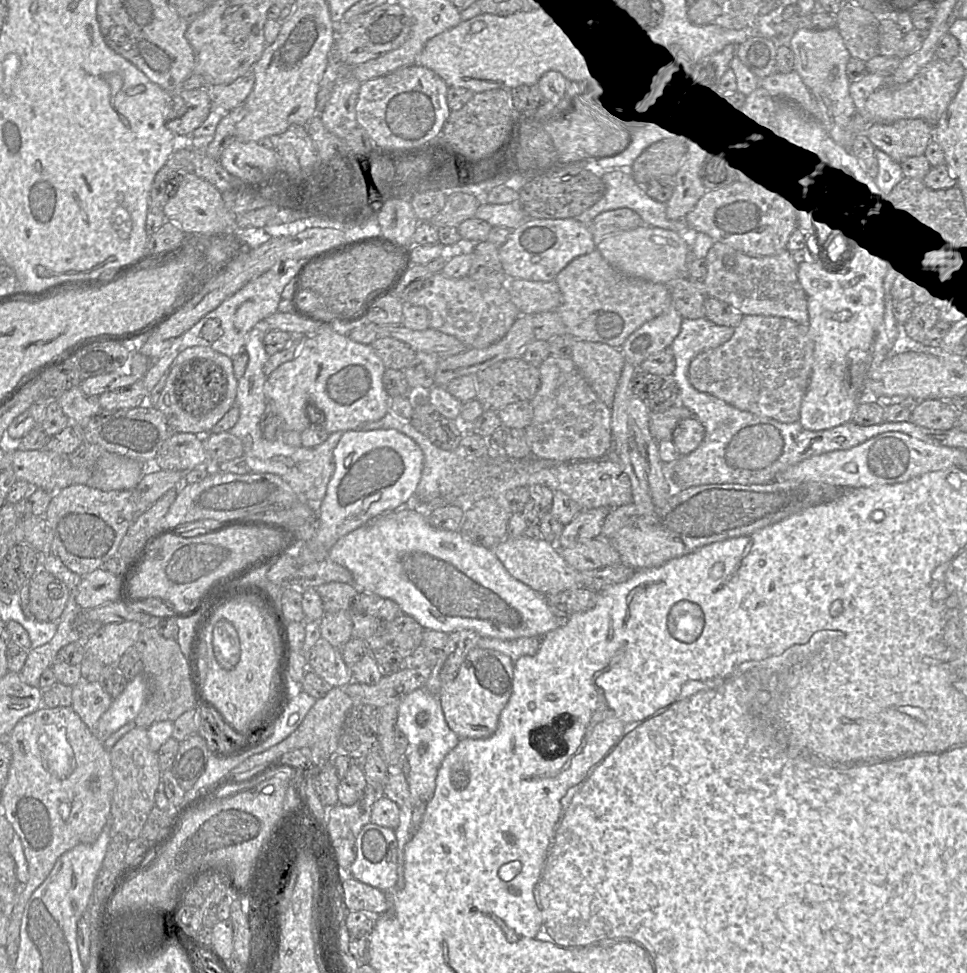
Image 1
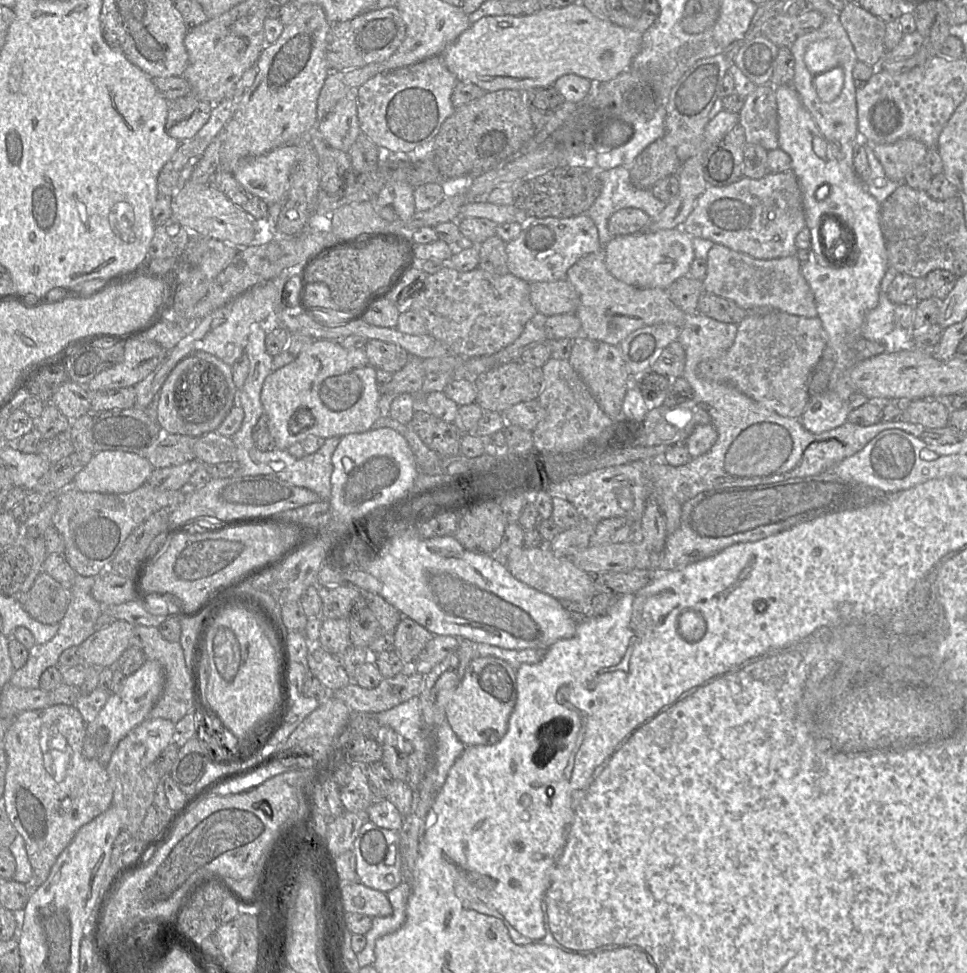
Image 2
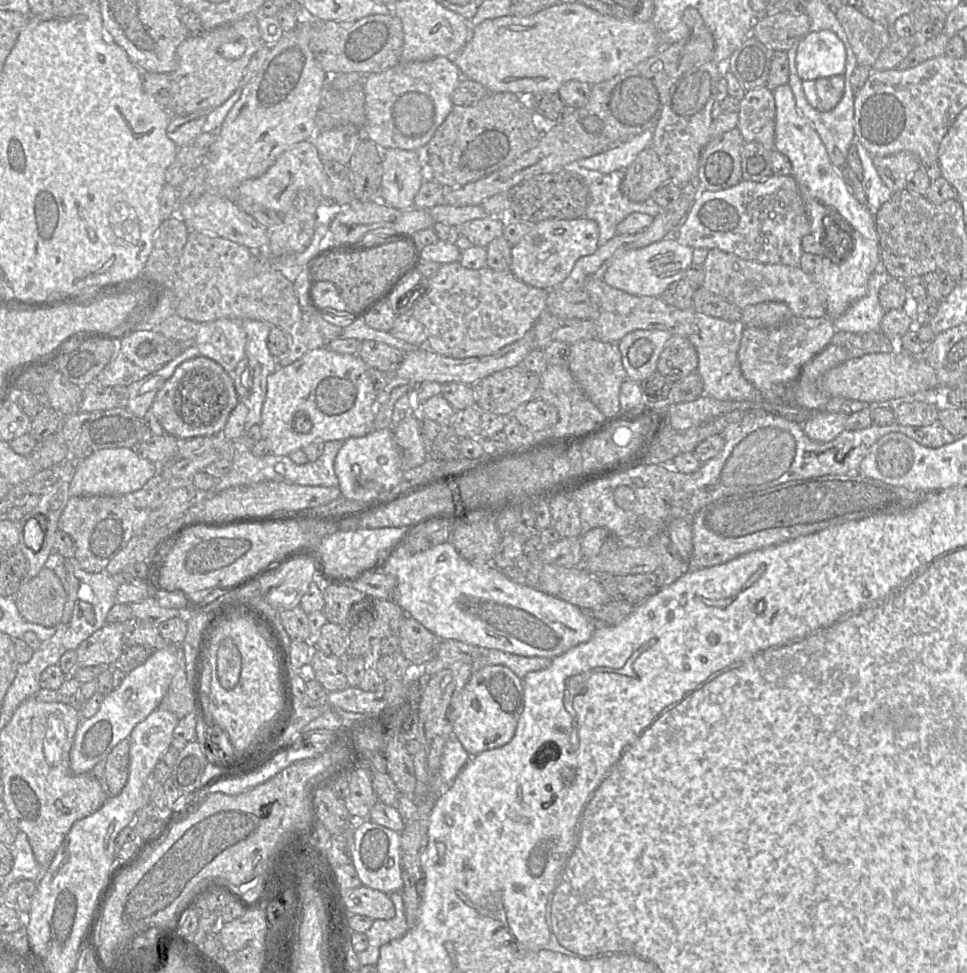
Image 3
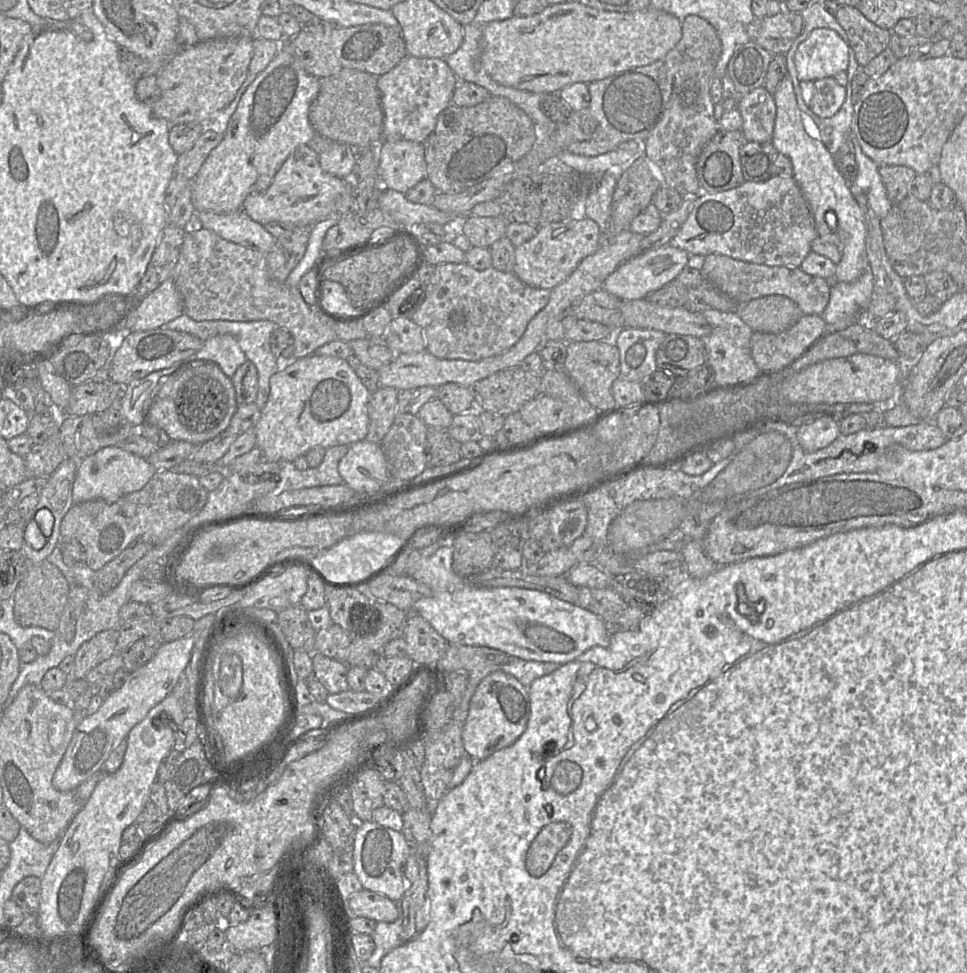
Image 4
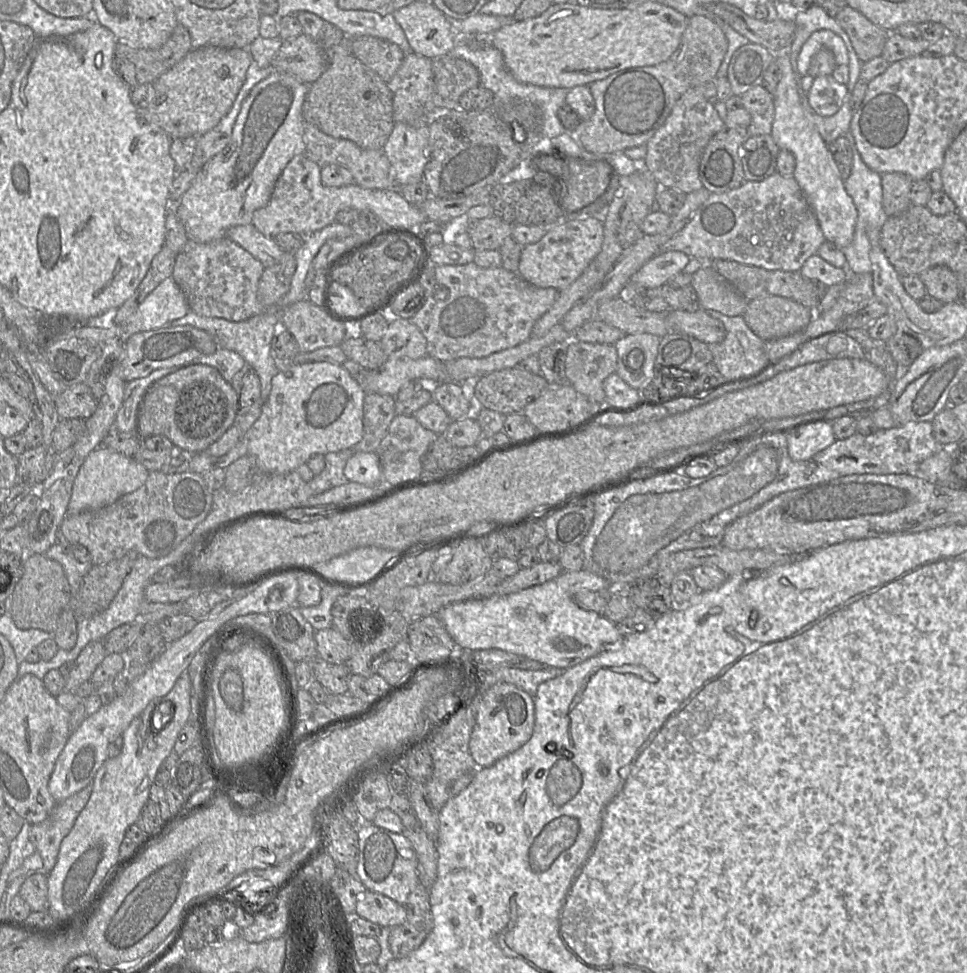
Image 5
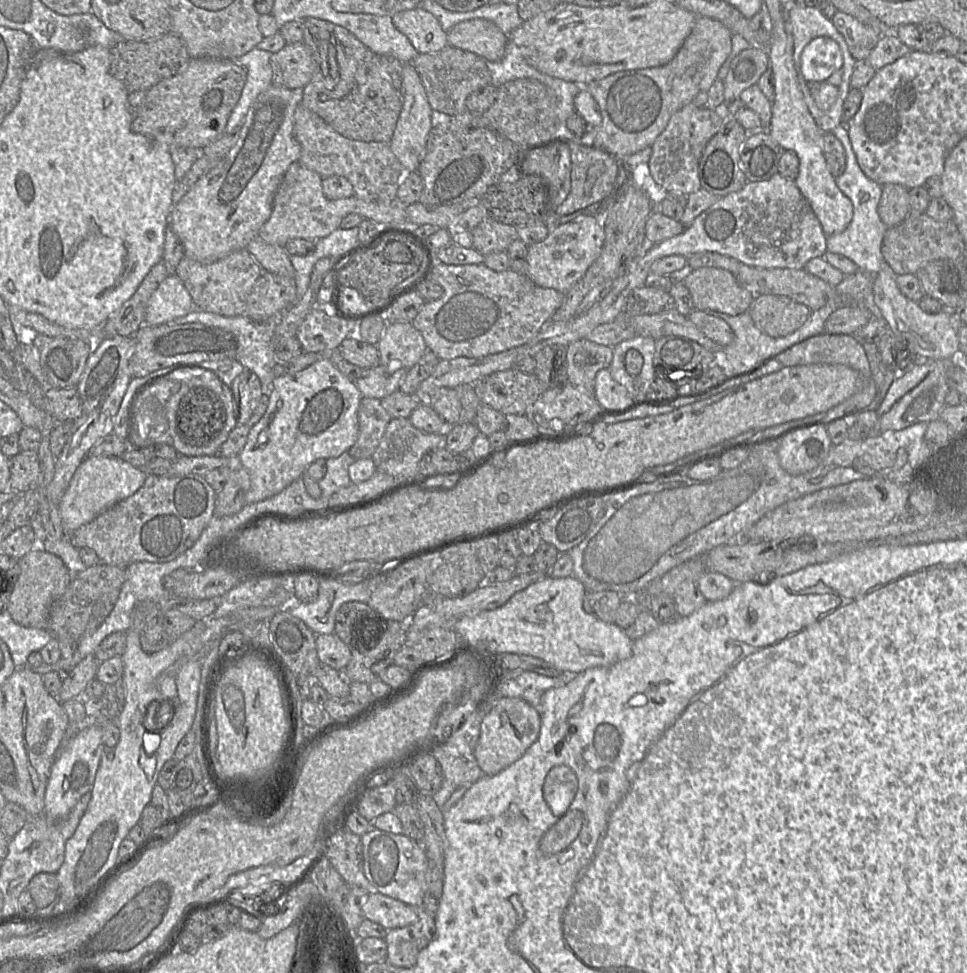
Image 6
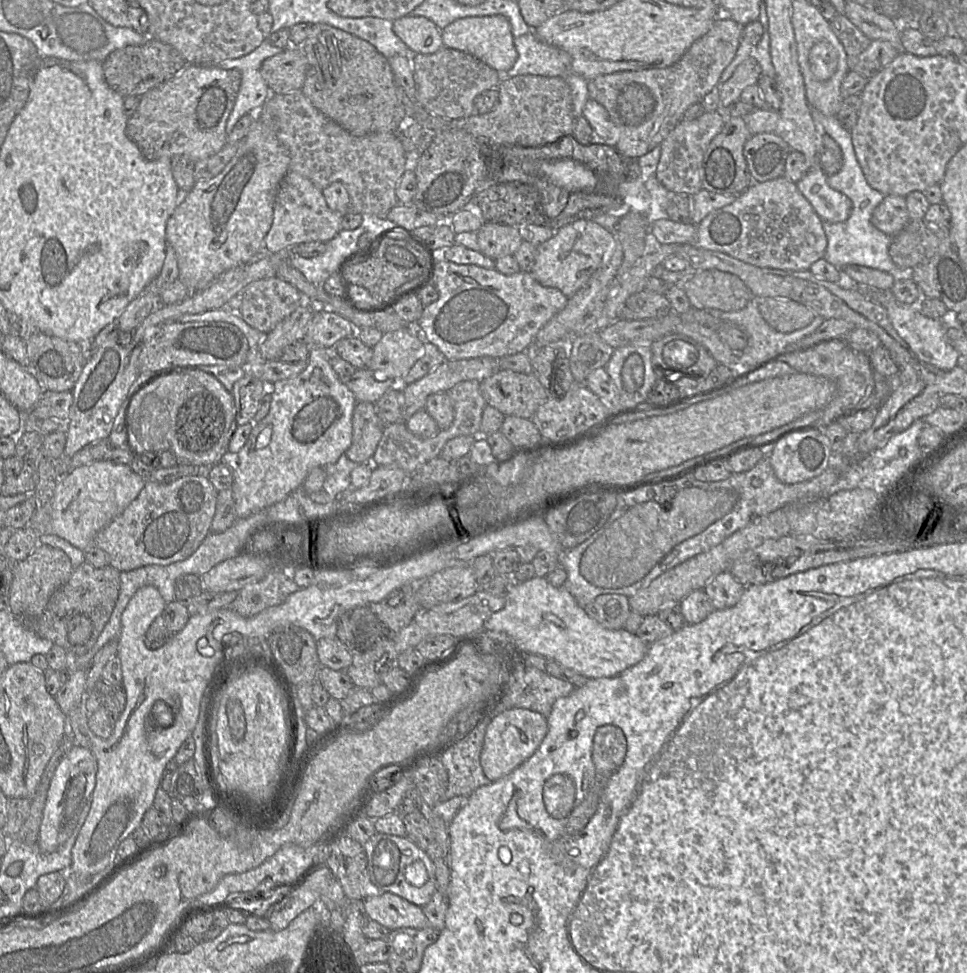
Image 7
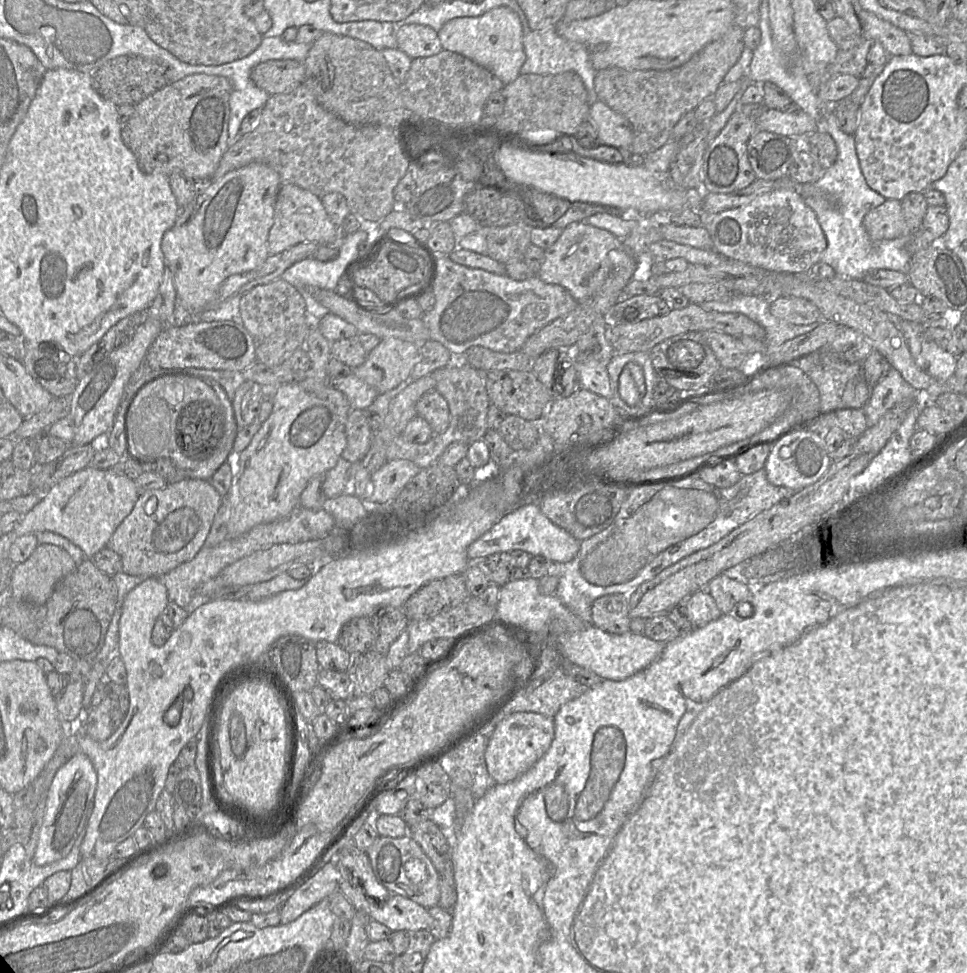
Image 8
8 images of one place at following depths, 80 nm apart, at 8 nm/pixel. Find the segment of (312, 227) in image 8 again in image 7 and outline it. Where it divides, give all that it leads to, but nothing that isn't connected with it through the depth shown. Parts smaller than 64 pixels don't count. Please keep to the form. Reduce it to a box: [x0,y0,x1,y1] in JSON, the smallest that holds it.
[264,170,344,253]

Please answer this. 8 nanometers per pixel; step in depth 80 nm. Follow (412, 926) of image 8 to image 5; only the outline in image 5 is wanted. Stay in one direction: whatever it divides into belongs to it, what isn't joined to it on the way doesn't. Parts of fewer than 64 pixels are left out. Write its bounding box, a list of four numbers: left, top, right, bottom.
[354,890,406,927]

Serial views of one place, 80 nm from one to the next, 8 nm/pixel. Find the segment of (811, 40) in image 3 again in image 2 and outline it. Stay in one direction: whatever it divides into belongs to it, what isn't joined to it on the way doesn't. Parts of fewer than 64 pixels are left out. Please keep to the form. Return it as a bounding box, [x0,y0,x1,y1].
[805,38,838,75]

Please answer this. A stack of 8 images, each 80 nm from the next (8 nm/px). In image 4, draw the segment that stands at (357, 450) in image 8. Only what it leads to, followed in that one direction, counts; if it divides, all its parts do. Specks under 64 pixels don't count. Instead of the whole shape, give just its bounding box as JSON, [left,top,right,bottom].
[365,387,399,444]

